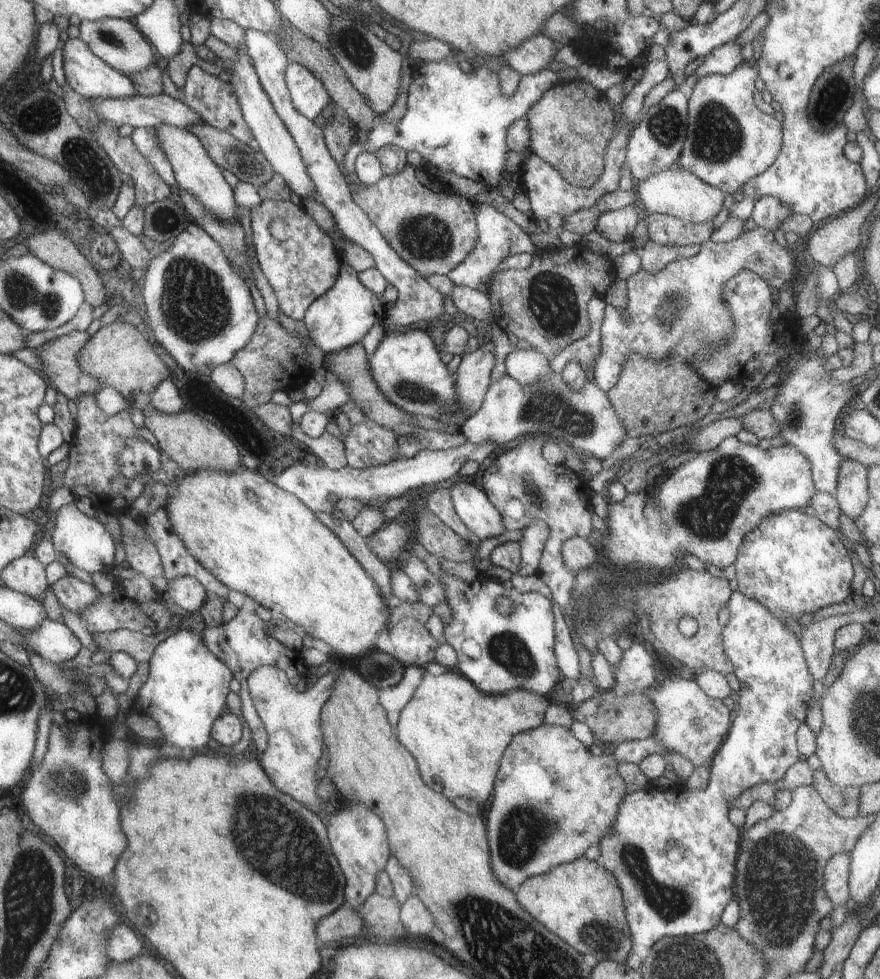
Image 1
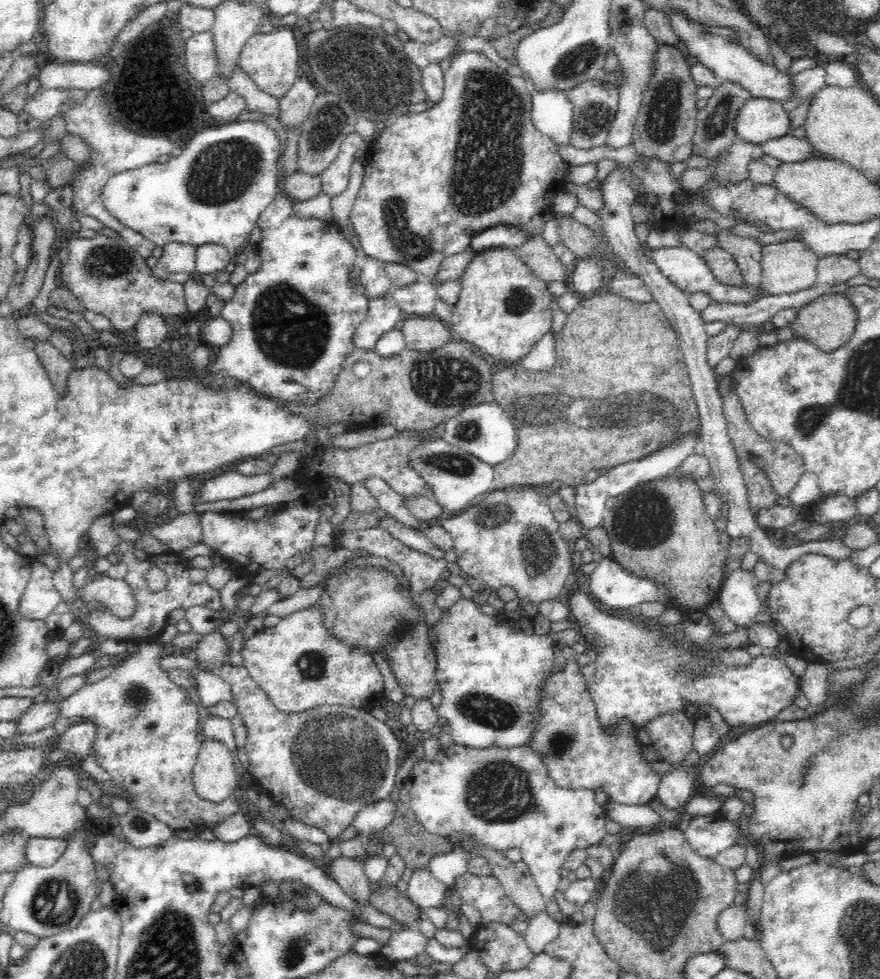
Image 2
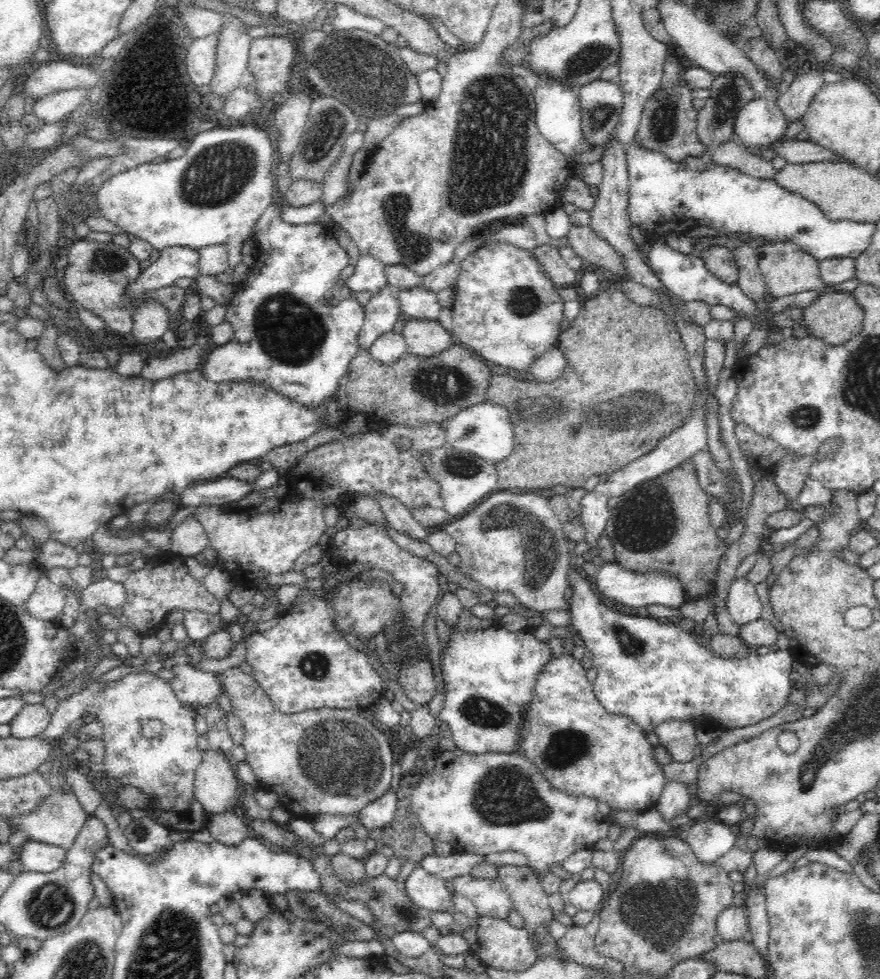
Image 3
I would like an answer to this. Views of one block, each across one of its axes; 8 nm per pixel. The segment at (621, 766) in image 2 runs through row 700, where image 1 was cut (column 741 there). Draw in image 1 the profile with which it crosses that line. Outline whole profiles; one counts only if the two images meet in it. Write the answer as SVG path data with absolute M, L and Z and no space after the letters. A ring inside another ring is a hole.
M800 509L782 511L762 520L759 526L743 540L734 566L738 591L767 606L772 613L782 619L786 619L789 615L799 622L804 614L814 615L820 608L844 602L853 593L850 588L854 574L852 562L838 534L832 530L832 527L828 528L823 521L810 518L810 515L806 516Z

